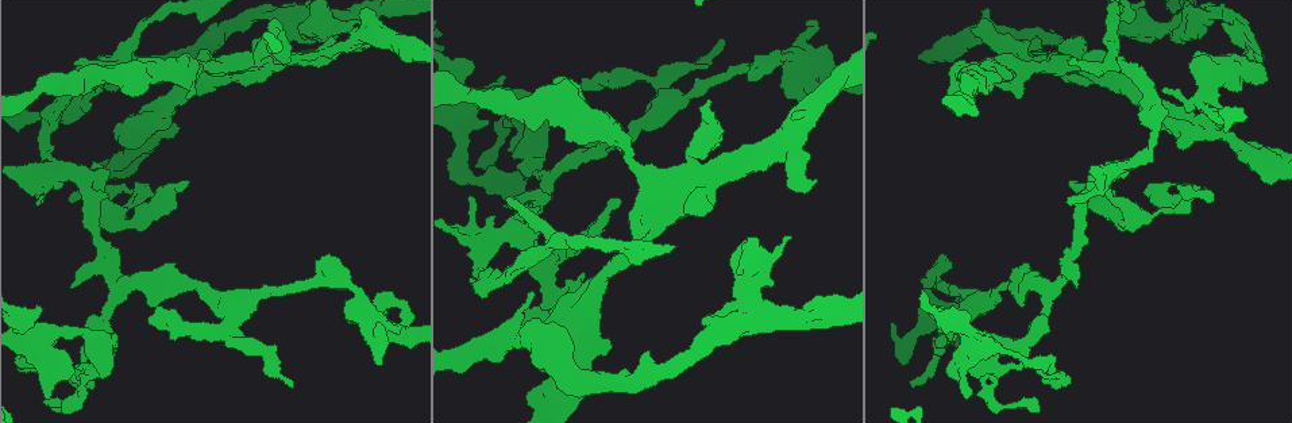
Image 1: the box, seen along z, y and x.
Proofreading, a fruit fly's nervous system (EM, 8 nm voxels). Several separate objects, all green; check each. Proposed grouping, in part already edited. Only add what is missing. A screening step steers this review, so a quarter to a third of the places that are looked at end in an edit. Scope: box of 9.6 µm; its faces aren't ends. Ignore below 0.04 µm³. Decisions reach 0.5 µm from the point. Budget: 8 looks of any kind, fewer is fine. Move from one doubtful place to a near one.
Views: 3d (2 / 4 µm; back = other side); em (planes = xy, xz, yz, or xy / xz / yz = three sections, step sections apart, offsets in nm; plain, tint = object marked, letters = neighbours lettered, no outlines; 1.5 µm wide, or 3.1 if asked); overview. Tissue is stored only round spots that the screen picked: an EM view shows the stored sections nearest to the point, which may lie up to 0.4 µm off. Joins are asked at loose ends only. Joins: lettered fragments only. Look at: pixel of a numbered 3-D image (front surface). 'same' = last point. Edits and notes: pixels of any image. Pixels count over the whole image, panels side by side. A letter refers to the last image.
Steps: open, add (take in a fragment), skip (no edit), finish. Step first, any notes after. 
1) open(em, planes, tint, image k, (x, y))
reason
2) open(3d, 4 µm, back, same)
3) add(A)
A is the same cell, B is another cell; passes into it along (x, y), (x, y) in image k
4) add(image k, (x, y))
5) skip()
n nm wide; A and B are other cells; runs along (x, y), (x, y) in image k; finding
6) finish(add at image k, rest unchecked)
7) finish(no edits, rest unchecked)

open(3d, 4 µm, image 1, (158, 268))
branch stops here

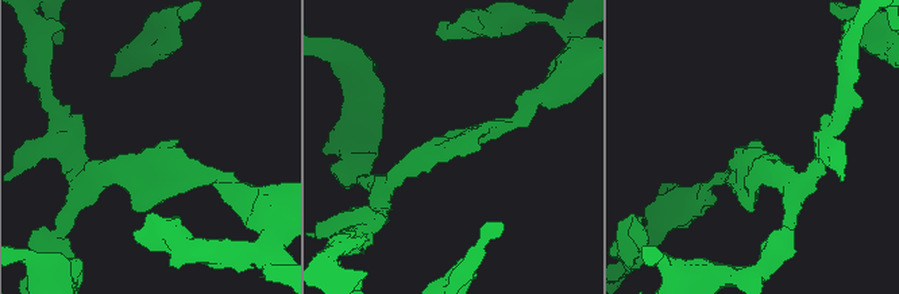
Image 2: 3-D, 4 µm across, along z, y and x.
open(em, planes, letters, image 2, (762, 149))
now the EM

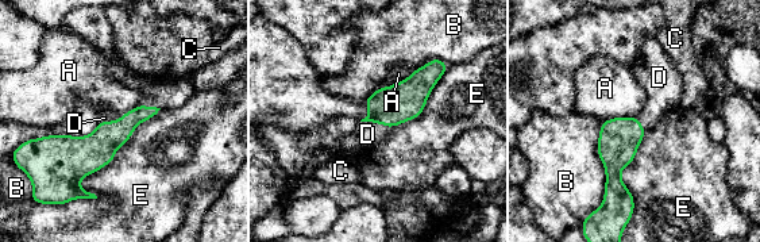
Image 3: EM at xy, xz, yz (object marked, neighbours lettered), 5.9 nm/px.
add(D)
D is the same cell, A, B, C and E are other cells; the cell continues

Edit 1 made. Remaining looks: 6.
open(em, xz, step 8, tint, image 1, (706, 102))
branch stops here

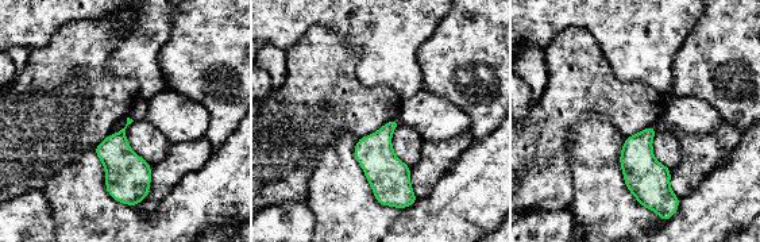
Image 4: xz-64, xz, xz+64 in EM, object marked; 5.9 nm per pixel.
open(em, planes, letters, same)

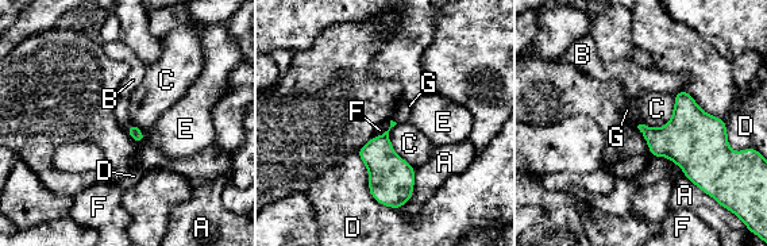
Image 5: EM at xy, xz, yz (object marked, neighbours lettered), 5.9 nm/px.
skip()
A, B, C, D, E, F and G are other cells; border along (390, 120), (390, 126), (374, 137) in image 5; none of them fits

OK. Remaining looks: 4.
open(3d, 4 µm, image 1, (790, 237))
branch stops here

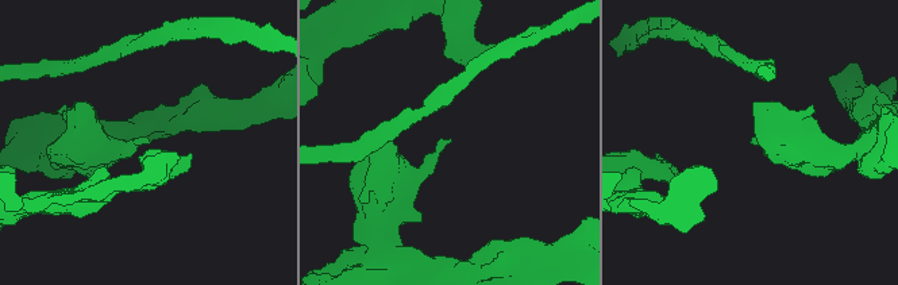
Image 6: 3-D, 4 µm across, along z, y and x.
open(em, xy, step 8, letters, image 6, (144, 136))

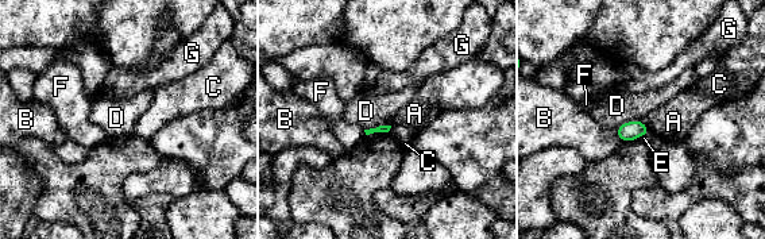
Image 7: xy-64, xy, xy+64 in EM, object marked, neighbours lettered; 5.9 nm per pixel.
open(em, planes, letters, same)
another direction

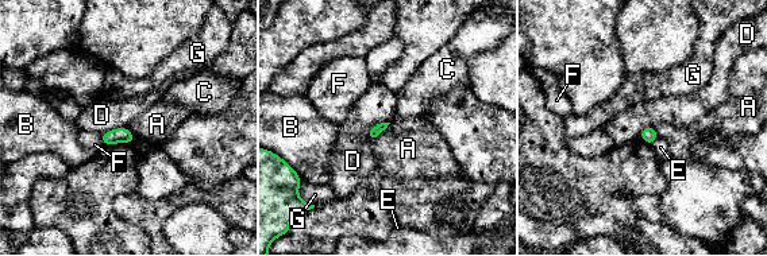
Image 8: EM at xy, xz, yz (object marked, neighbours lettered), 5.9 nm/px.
skip()
A, B, C, D, E, F and G are other cells; no lettered fragment goes on from it

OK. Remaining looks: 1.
finish(add at image 3, rest unchecked)

